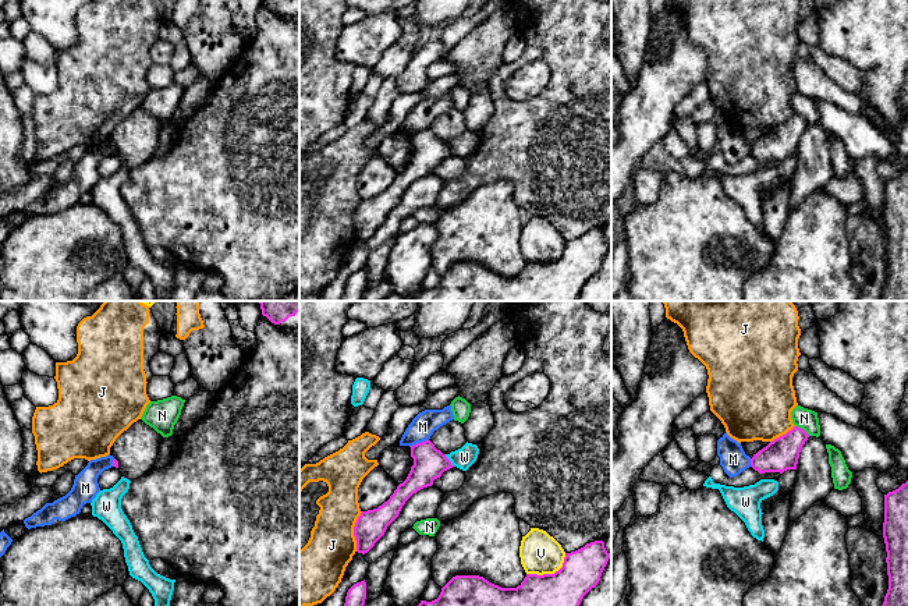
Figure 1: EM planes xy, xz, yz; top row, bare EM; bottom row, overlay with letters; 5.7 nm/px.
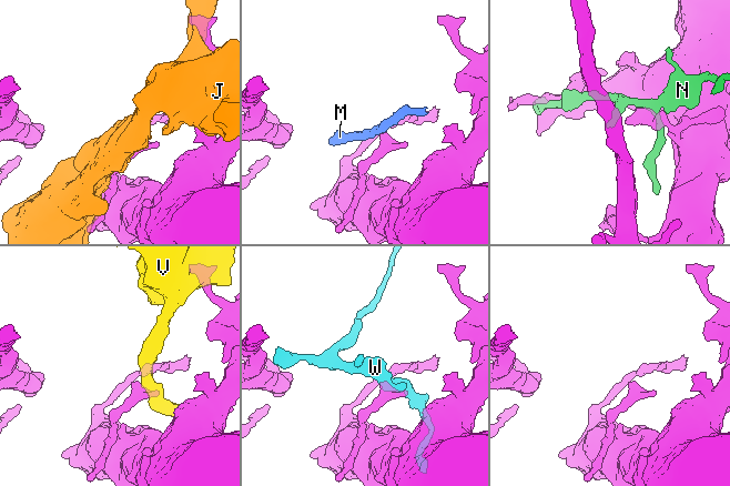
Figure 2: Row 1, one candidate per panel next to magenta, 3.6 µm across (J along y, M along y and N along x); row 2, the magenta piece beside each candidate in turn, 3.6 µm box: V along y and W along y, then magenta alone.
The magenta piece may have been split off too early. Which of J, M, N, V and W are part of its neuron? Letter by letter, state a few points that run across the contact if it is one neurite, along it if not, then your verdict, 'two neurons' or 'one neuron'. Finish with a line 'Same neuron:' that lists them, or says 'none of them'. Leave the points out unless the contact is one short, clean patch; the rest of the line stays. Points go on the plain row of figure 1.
J: two neurons
M: line xz (428, 127), (410, 134); two neurons
N: two neurons
V: two neurons
W: line xz (444, 142), (454, 153); two neurons
Same neuron: none of them

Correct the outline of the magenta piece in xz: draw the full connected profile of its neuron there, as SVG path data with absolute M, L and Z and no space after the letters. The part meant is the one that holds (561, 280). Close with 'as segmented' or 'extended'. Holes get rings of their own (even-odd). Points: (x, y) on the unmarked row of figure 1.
M595 228L565 241L563 255L554 262L526 262L517 276L501 276L479 263L455 263L437 287L421 288L405 301L578 301L584 284L599 272L610 245L604 230Z; as segmented

